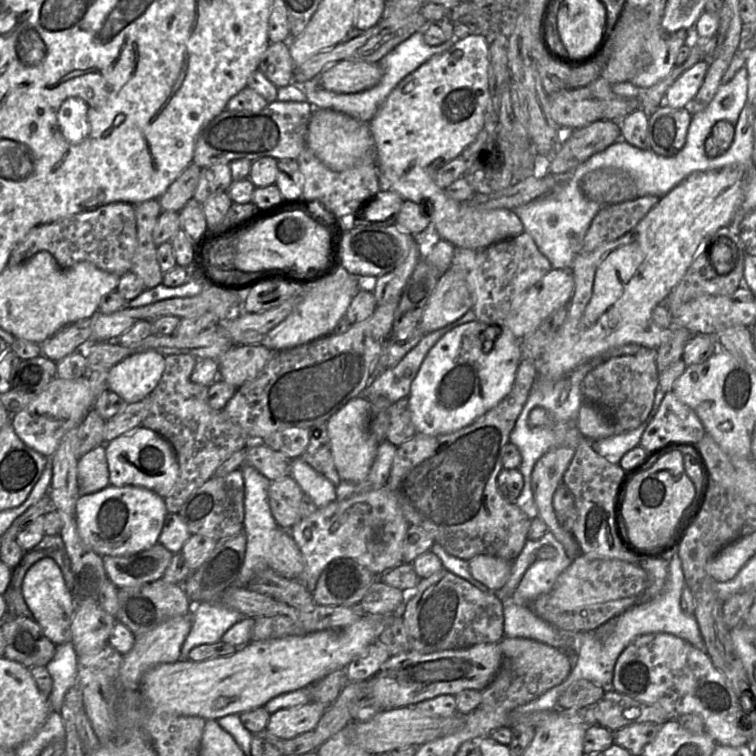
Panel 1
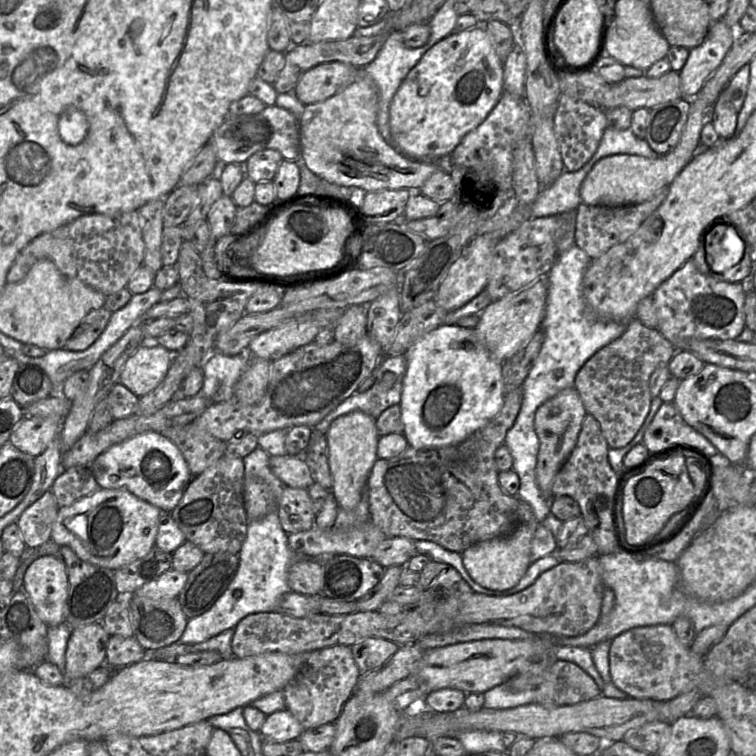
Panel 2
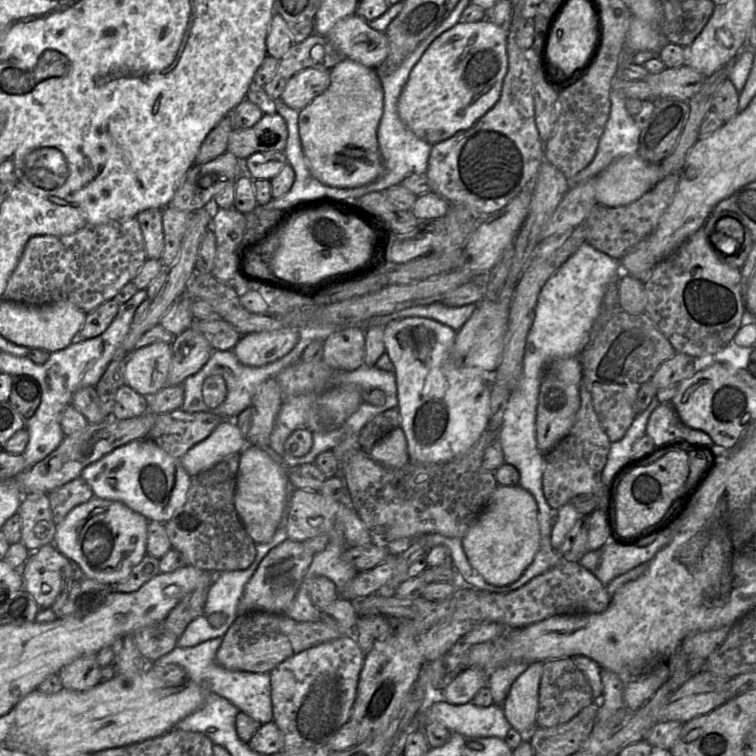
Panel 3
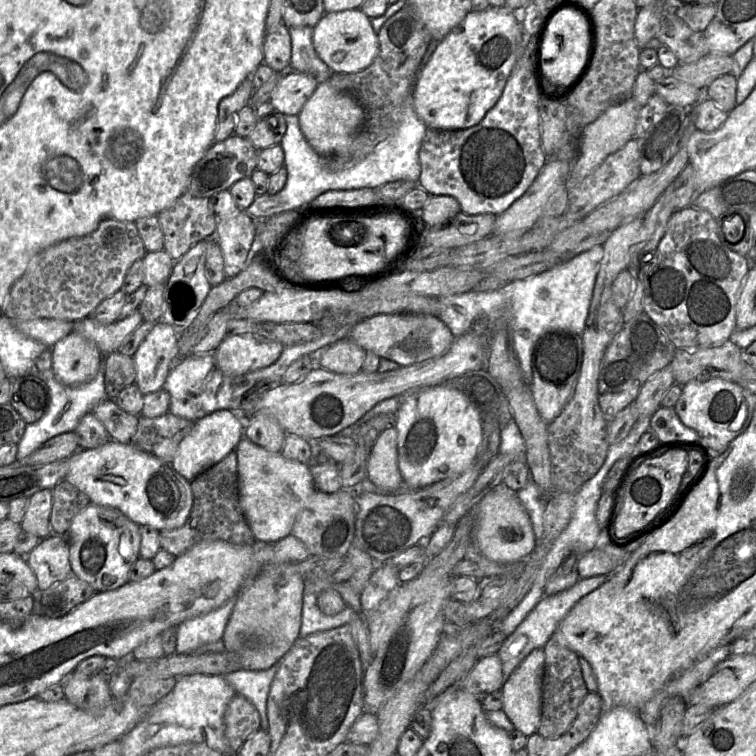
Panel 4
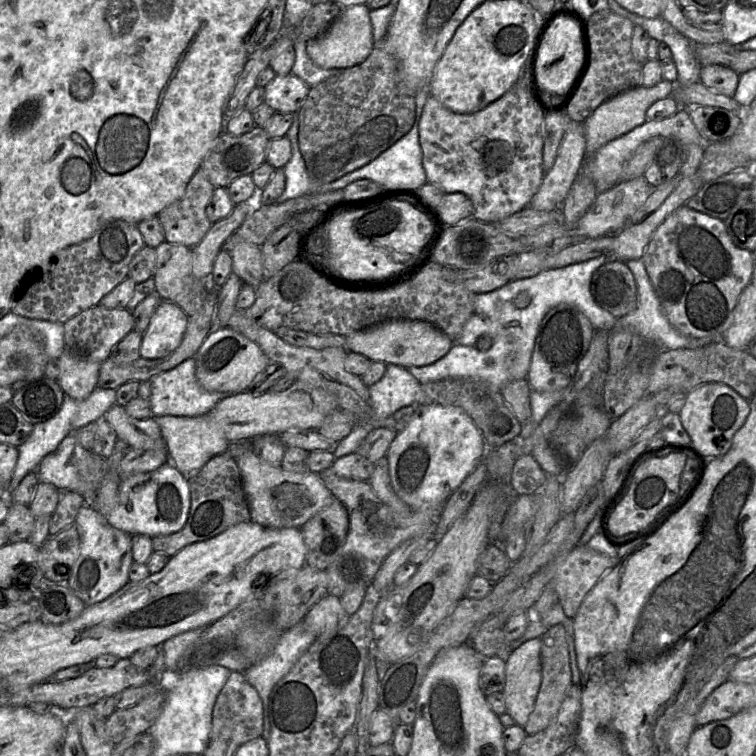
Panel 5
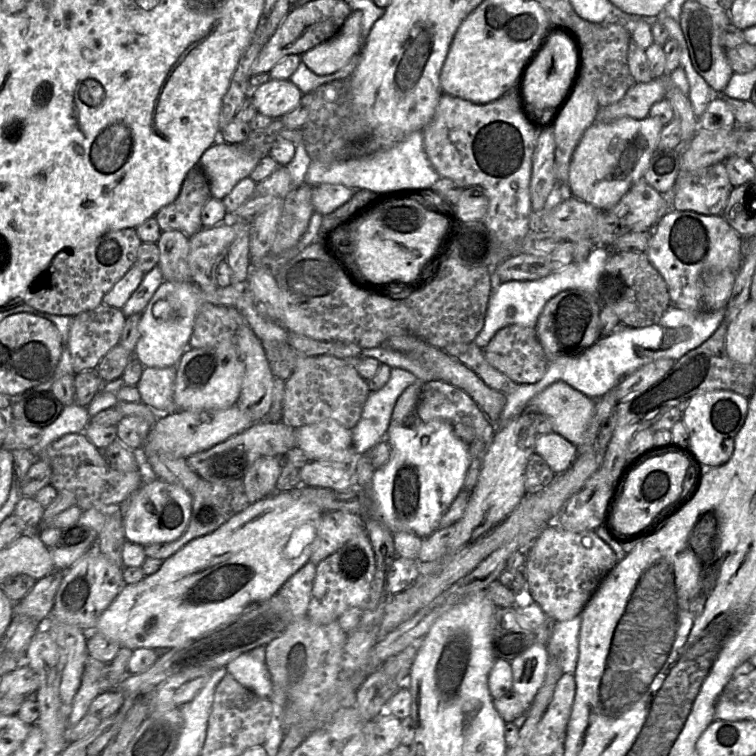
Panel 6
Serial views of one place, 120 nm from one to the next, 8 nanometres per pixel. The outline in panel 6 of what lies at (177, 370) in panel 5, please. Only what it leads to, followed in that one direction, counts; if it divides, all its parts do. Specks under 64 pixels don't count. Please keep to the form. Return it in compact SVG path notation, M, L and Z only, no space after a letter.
M176 366L145 367L136 385L141 402L158 413L169 414L178 411L173 399L176 373Z

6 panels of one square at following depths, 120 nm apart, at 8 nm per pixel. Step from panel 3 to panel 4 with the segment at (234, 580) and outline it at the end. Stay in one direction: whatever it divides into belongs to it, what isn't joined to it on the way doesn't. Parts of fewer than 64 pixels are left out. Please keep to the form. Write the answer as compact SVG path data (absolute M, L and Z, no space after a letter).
M236 595L222 606L179 624L175 653L192 654L208 644L221 640L235 602Z

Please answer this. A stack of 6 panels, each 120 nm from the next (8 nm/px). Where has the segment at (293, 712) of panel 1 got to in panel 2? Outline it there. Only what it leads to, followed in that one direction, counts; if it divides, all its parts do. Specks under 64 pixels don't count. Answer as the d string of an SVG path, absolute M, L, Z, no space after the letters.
M287 709L266 716L259 734L263 739L277 743L297 739L304 729L295 716Z

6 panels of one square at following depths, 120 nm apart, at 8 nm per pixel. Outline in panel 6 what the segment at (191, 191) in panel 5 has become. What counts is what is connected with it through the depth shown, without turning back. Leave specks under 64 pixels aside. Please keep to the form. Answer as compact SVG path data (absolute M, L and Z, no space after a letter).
M196 165L184 178L178 197L156 213L161 230L177 230L188 237L193 236L204 228L201 212L210 198L208 179L202 168Z

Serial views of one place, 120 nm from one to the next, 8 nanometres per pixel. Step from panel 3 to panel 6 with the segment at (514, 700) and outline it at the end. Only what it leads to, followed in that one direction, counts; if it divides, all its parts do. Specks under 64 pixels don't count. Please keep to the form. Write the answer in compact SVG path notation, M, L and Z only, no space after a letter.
M535 642L521 656L510 662L512 690L526 706L526 712L544 682L549 660L547 647Z

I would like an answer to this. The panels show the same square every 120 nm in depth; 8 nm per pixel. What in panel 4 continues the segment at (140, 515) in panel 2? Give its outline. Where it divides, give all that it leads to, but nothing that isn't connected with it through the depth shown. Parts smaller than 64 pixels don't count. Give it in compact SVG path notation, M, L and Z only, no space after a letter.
M90 503L74 517L66 538L69 543L71 573L87 582L97 593L117 589L129 582L130 570L140 558L141 527L120 510Z

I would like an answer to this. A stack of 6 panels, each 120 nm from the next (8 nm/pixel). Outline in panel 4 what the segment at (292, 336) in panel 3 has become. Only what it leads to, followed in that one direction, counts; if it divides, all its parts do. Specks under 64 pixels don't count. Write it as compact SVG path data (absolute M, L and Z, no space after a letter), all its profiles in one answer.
M254 334L226 336L212 352L218 368L229 375L242 375L268 367L279 359L285 345Z

